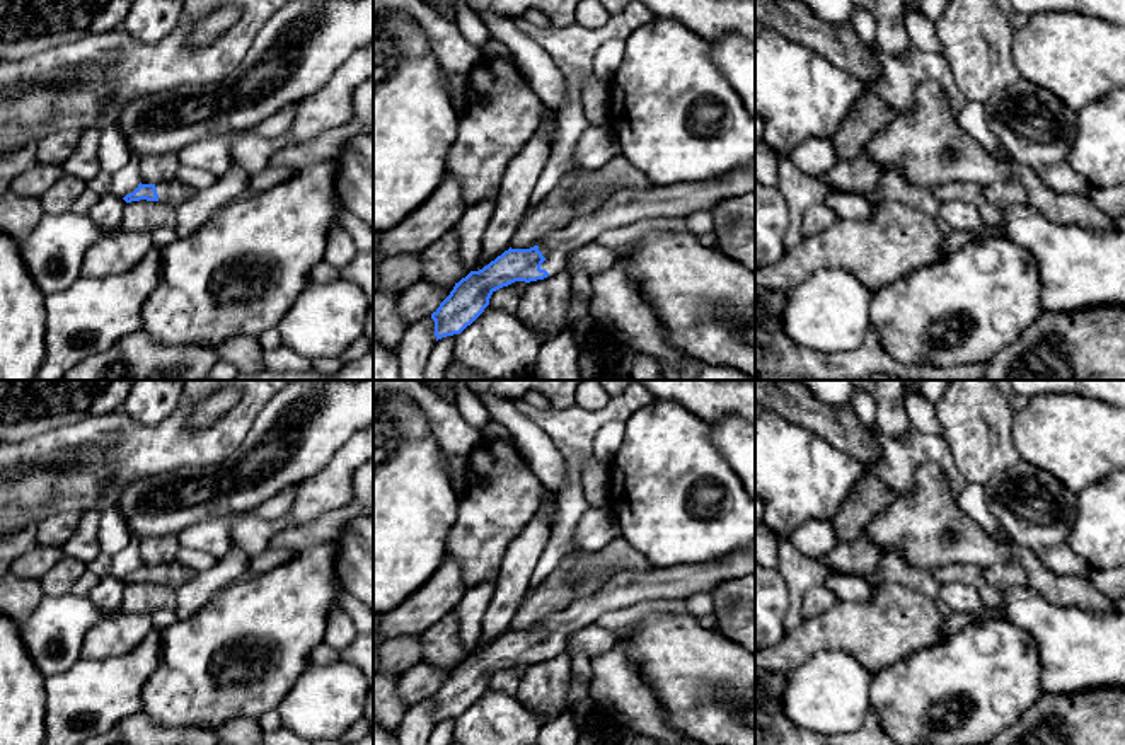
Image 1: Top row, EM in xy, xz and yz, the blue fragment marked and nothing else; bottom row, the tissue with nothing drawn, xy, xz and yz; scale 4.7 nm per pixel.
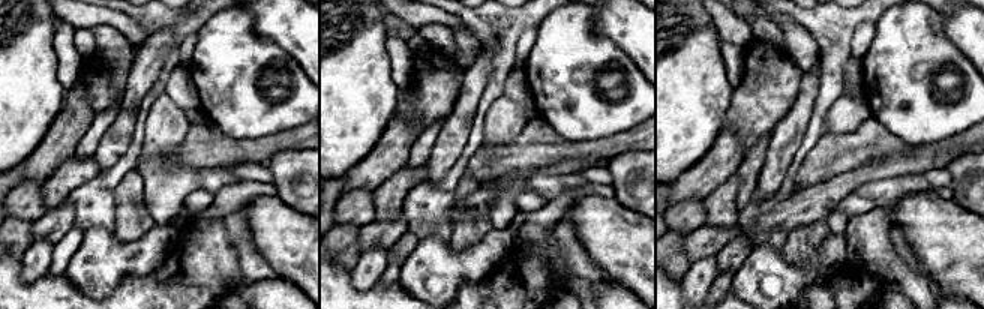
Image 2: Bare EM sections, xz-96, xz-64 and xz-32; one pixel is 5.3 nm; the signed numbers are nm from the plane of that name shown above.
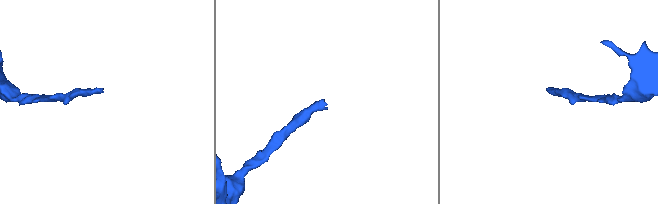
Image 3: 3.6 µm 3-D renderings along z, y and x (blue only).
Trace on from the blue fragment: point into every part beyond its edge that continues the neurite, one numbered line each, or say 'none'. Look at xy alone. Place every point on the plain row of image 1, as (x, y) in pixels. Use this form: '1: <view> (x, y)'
1: xy (176, 575)

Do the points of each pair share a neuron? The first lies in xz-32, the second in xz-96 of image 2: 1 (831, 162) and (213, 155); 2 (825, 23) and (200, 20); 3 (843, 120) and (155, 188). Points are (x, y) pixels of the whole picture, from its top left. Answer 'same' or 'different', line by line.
1: same
2: same
3: same

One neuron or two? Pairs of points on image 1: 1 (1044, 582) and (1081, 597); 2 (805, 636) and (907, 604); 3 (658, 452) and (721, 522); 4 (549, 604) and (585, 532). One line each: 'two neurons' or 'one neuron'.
1: one neuron
2: one neuron
3: one neuron
4: two neurons

